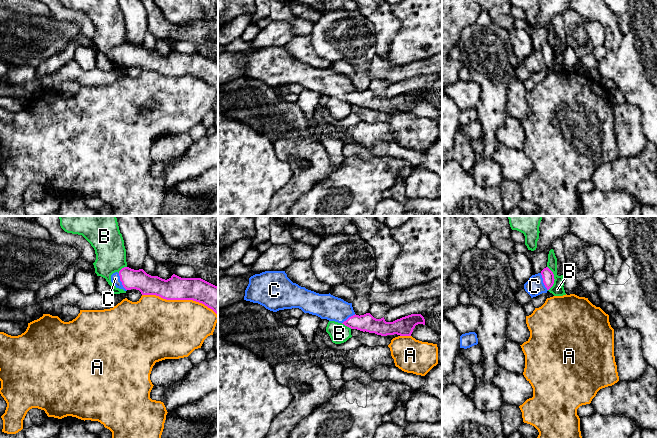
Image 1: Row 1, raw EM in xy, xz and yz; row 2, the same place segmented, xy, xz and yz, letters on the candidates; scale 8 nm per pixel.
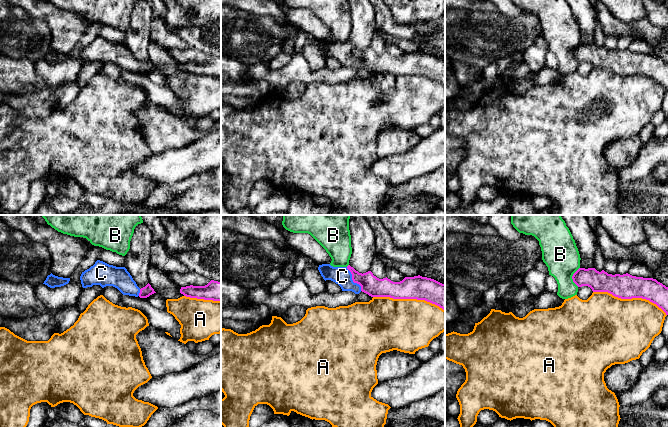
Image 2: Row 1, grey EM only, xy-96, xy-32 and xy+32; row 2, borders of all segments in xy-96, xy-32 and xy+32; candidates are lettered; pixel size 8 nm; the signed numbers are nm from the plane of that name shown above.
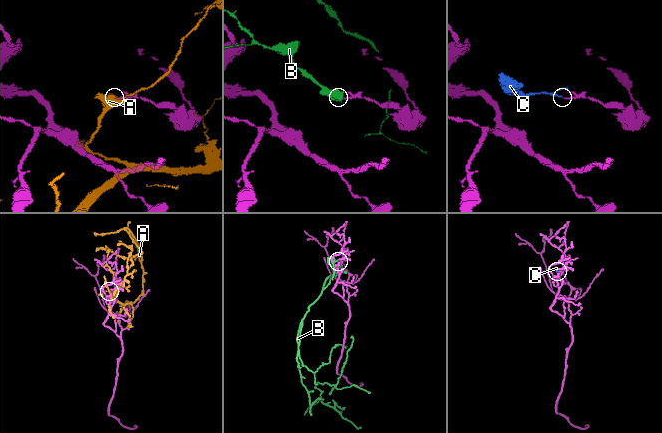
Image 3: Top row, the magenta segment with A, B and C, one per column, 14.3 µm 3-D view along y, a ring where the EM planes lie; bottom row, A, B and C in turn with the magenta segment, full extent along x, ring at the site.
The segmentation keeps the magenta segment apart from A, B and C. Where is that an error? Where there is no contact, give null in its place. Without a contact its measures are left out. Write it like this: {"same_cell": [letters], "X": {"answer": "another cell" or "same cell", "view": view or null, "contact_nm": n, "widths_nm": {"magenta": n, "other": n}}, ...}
{"same_cell": ["C"], "A": {"answer": "another cell", "view": "xy", "contact_nm": 650, "widths_nm": {"magenta": 190, "other": 480}}, "B": {"answer": "another cell", "view": "yz", "contact_nm": 200, "widths_nm": {"magenta": 100, "other": 100}}, "C": {"answer": "same cell", "view": "xy", "contact_nm": 160, "widths_nm": {"magenta": 160, "other": 80}}}

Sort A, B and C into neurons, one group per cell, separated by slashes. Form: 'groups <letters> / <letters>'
groups A / B / C

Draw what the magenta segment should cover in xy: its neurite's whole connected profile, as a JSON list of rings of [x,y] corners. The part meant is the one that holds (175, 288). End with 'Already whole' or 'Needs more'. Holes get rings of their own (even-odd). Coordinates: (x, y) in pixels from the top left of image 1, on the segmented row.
[[[124,267],[111,275],[111,282],[116,288],[124,291],[136,289],[142,295],[156,295],[166,300],[193,300],[212,309],[218,316],[218,287],[201,278],[181,278],[173,274],[165,280],[158,276],[149,275],[143,269],[134,270]]]. Needs more

